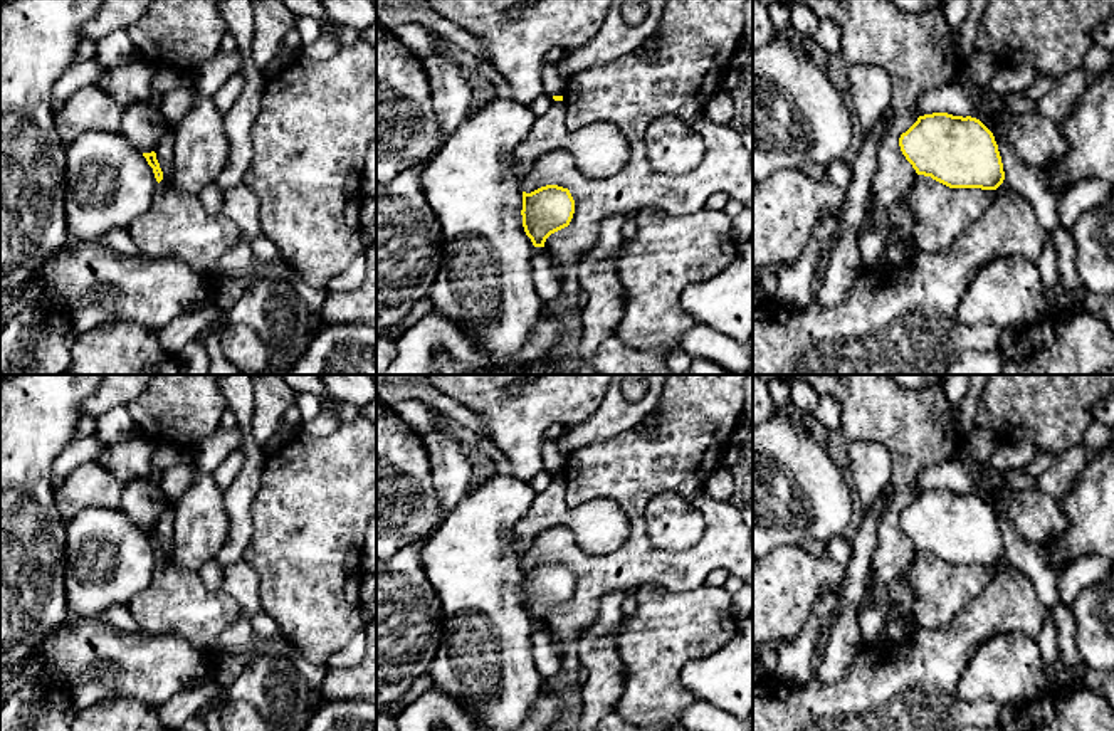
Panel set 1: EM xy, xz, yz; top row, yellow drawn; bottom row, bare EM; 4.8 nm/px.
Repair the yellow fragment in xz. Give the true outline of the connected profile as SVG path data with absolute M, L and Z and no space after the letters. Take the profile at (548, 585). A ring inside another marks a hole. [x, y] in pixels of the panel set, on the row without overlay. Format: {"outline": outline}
{"outline": "M546 561L531 570L523 568L523 603L534 623L568 603L575 590L575 576L568 565Z"}

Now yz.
{"outline": "M919 492L901 511L899 523L917 551L949 565L996 566L1005 556L993 509L971 492Z"}

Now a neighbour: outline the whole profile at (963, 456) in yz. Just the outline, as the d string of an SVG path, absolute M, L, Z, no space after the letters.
M966 440L958 447L953 462L964 465L971 474L978 472L981 465L973 459Z

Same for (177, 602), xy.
M158 560L150 585L128 608L146 634L175 634L207 650L240 618L240 605L225 592L208 590L198 573Z

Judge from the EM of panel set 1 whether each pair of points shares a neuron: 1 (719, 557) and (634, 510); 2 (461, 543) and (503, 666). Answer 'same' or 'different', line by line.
1: same
2: same

